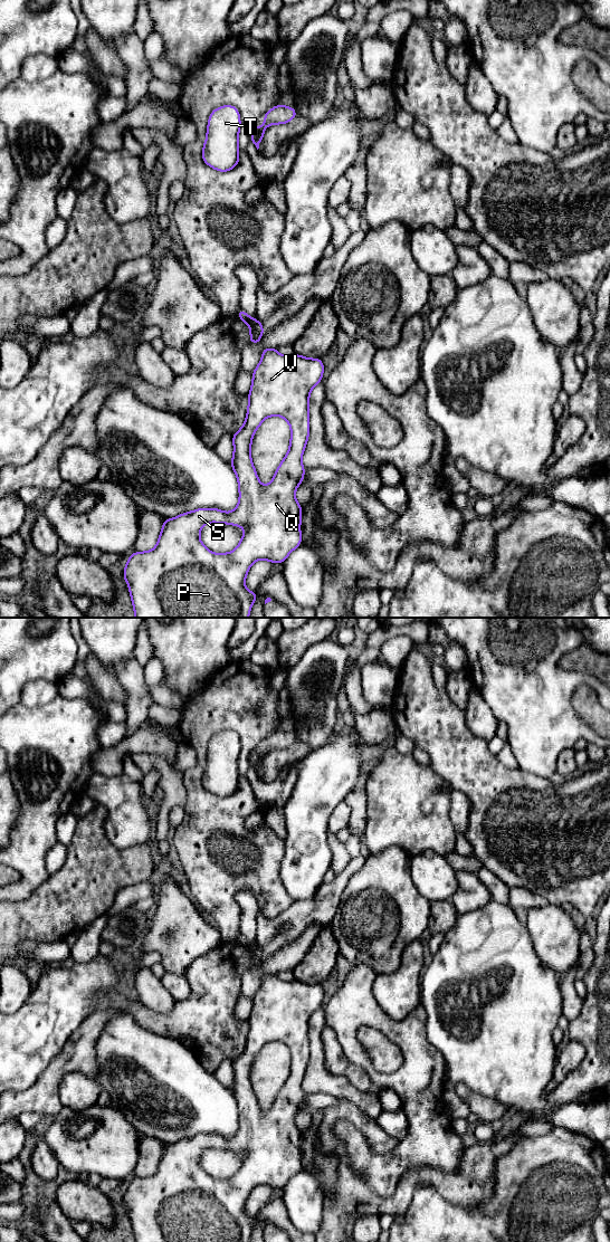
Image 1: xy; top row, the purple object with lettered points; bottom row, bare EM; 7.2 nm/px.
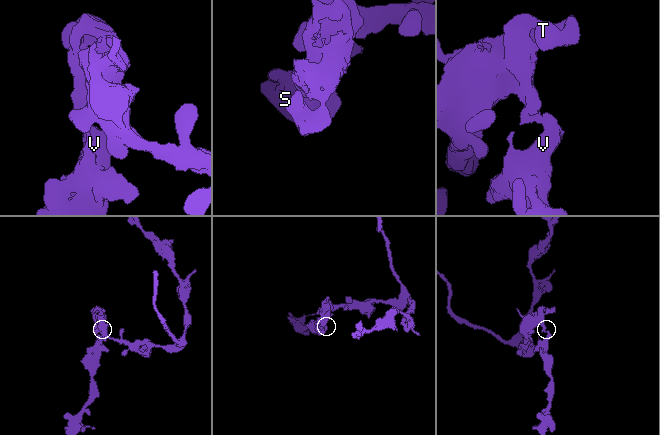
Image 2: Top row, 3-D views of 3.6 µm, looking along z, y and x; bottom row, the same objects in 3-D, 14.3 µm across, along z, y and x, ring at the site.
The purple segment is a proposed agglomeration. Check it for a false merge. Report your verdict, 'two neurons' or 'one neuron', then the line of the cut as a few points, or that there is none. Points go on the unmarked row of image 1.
two neurons; cut in xy along (254, 945), (255, 953), (261, 959)

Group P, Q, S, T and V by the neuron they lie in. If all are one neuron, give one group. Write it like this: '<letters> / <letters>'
P Q S V / T

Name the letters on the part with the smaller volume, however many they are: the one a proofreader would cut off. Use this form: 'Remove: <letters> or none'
Remove: T

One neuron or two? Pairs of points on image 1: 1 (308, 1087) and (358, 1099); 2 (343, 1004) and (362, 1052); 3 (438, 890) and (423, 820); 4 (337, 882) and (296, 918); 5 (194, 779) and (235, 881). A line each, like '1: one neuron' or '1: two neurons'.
1: one neuron
2: one neuron
3: two neurons
4: one neuron
5: one neuron

